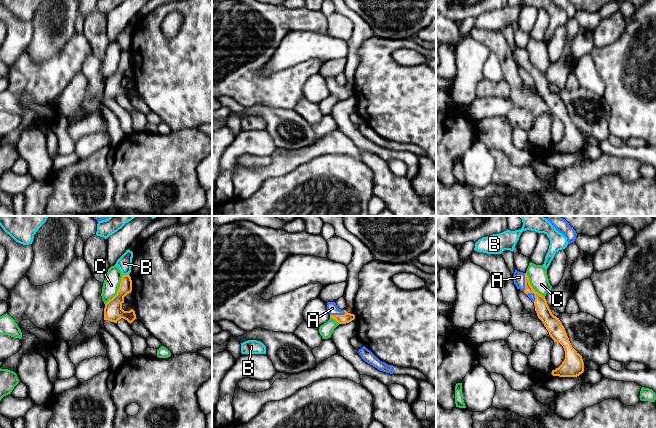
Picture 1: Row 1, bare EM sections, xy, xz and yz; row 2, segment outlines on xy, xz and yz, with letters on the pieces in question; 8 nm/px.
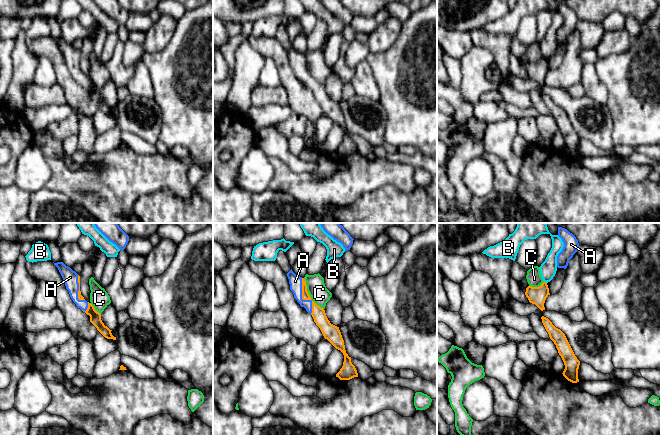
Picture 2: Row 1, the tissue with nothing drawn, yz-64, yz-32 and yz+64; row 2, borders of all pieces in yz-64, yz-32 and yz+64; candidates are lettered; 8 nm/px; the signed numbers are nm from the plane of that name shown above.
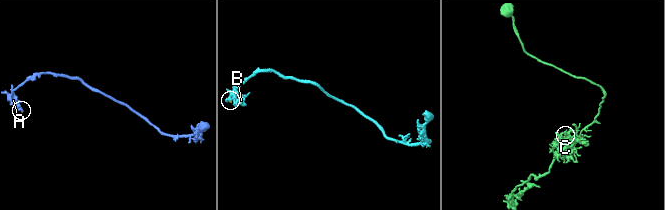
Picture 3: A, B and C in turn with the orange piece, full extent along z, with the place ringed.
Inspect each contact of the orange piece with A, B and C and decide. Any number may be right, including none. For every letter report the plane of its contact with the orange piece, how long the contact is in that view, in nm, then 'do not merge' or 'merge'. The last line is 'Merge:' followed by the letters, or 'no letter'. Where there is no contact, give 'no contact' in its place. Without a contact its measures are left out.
A: meets orange in yz; contact 150 nm long; merge
B: meets orange in xy; contact 50 nm long; do not merge
C: meets orange in xy; contact 280 nm long; do not merge
Merge: A

